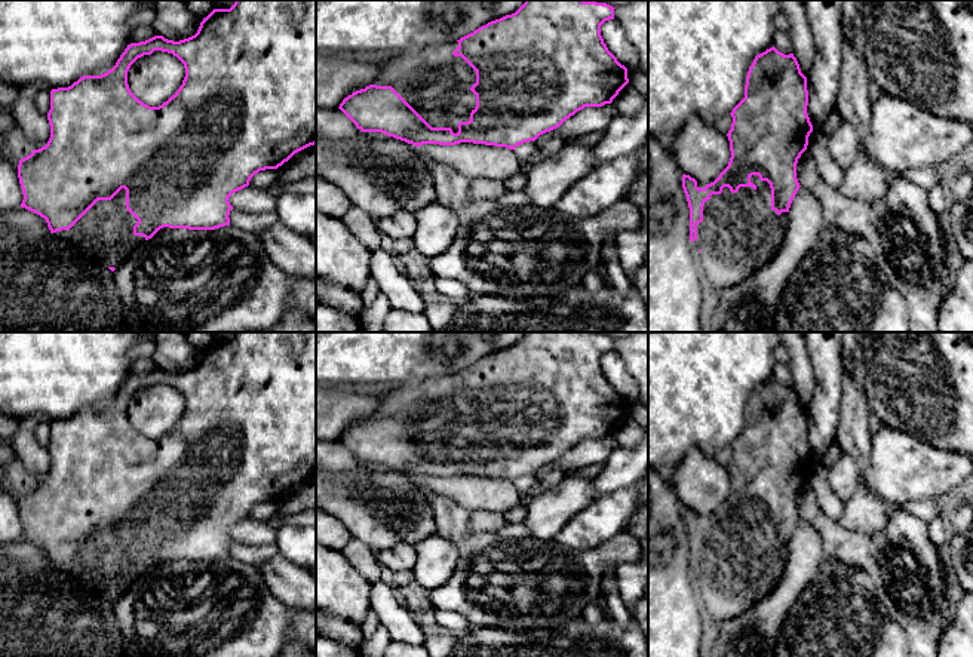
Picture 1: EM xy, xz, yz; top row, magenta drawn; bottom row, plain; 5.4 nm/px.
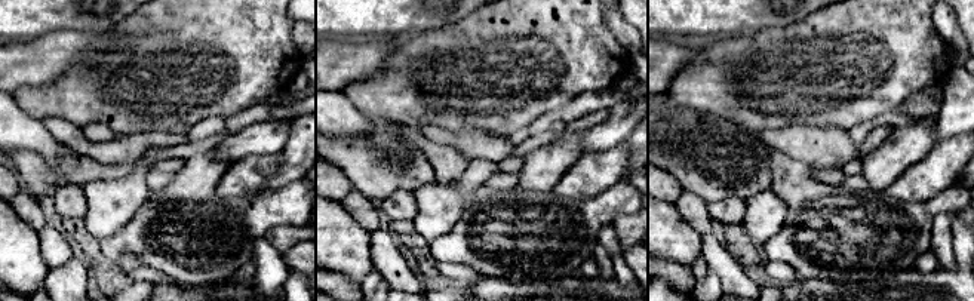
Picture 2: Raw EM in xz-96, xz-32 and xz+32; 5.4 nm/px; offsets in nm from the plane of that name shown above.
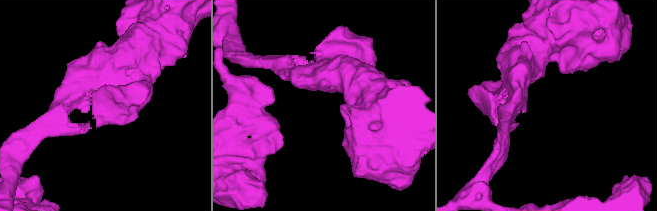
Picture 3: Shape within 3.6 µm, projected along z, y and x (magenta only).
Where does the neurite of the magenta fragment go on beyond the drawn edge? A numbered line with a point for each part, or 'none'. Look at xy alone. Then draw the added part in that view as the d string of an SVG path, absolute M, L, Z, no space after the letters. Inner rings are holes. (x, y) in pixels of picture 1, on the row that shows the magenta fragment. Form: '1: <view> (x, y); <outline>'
1: xy (104, 233); M122 188L111 200L98 200L70 230L56 231L55 236L71 243L85 258L117 268L145 237L133 234L138 219L126 209L126 190Z

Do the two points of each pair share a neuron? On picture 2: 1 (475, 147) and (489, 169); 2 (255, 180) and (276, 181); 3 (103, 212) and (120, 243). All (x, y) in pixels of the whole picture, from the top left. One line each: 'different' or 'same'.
1: different
2: different
3: different

